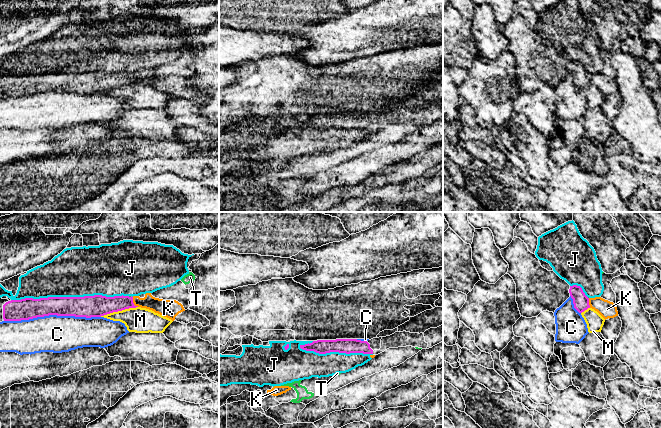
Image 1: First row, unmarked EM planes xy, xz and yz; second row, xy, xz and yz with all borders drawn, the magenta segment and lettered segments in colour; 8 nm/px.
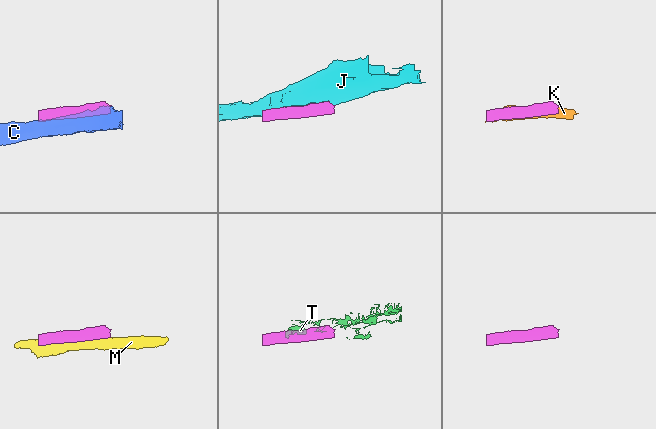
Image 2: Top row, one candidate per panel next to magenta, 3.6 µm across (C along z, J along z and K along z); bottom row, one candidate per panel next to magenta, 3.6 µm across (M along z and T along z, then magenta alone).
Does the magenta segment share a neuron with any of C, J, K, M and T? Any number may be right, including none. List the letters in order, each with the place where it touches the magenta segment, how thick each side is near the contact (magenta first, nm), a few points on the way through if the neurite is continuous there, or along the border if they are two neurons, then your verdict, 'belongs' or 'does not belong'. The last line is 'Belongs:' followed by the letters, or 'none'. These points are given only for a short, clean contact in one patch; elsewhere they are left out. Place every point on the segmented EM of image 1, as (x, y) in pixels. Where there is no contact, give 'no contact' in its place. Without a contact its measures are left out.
C: xy (52, 314) | 170/300 nm | does not belong
J: xy (69, 297) | 180/400 nm | does not belong
K: xy (133, 303) | 160/130 nm | along xy (132, 297), (132, 302), (138, 306) | does not belong
M: xy (118, 310) | 180/200 nm | does not belong
T: xy (131, 296) | 160/20 nm | belongs
Belongs: T

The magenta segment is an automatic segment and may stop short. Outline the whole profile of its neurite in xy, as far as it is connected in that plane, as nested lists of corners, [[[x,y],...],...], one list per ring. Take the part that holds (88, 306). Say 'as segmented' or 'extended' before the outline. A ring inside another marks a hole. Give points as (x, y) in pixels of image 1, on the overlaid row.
extended; [[[102,295],[84,297],[48,297],[11,300],[0,298],[0,322],[21,321],[49,315],[101,317],[113,312],[136,308],[133,297]]]

